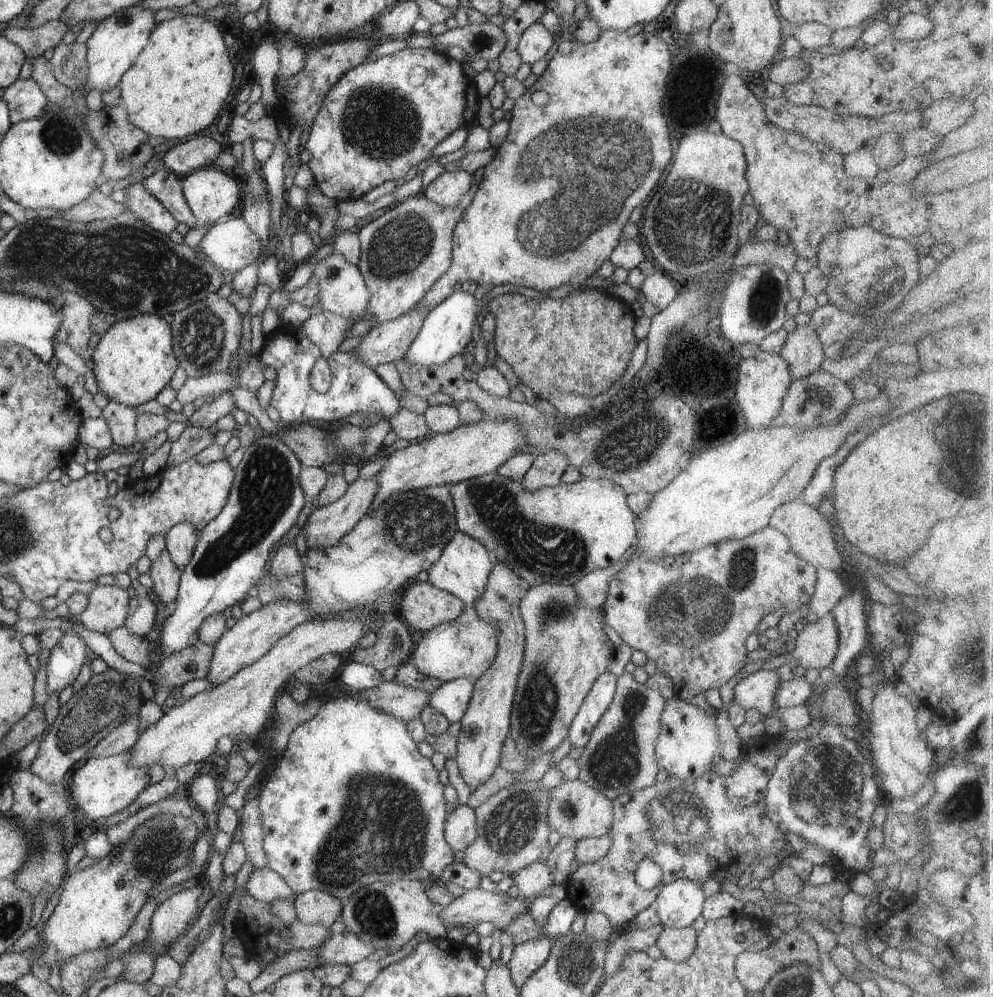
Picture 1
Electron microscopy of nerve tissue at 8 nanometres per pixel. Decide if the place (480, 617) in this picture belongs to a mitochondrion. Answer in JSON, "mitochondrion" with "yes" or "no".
{"mitochondrion":"no"}

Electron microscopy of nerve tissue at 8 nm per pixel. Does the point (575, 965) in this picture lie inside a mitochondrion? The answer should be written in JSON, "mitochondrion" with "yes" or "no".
{"mitochondrion":"yes"}

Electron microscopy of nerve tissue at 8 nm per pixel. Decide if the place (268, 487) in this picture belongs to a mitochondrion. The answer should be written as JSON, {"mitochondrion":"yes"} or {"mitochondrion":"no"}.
{"mitochondrion":"yes"}

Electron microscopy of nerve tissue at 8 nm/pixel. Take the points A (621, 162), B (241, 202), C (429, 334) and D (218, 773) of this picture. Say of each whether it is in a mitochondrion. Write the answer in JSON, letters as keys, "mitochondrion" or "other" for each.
{"A":"mitochondrion","B":"other","C":"other","D":"other"}

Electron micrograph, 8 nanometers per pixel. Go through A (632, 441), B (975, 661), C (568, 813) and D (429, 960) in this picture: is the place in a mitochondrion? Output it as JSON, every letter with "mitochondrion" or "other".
{"A":"mitochondrion","B":"mitochondrion","C":"mitochondrion","D":"other"}

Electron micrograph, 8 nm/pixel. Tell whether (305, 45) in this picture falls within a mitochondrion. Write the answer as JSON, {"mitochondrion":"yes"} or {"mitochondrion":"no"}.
{"mitochondrion":"no"}

